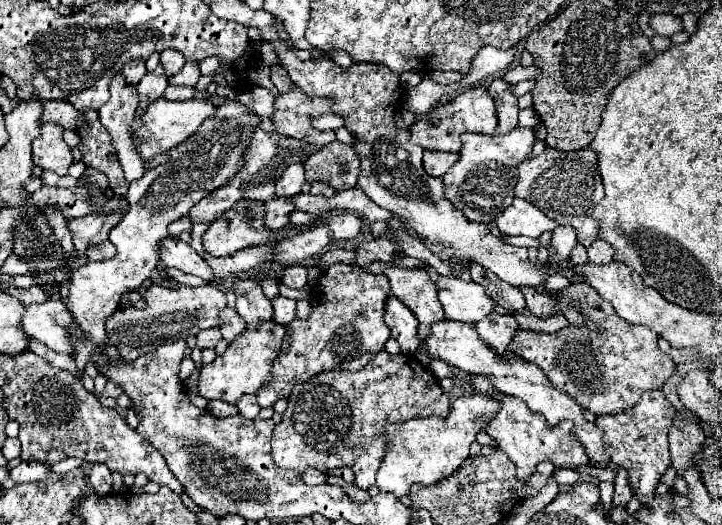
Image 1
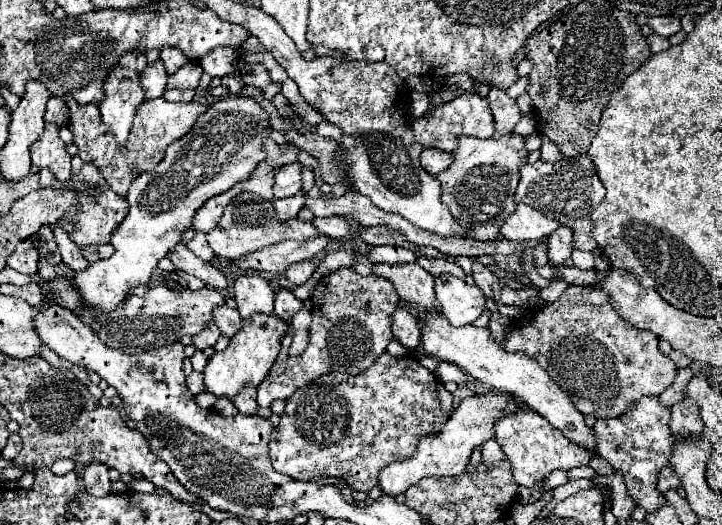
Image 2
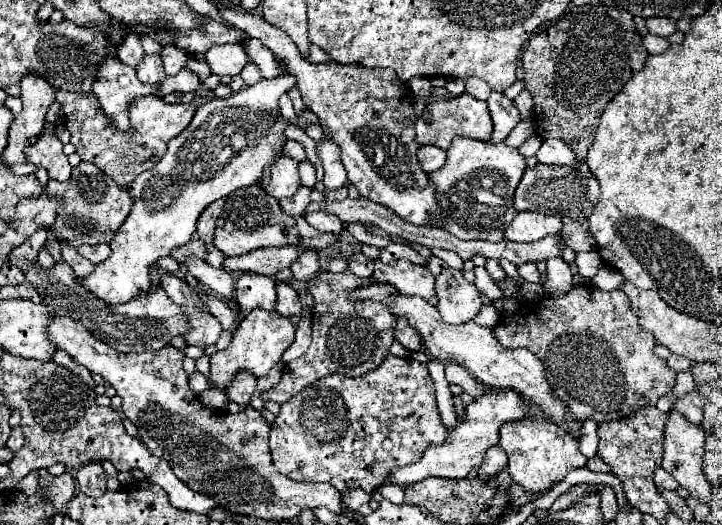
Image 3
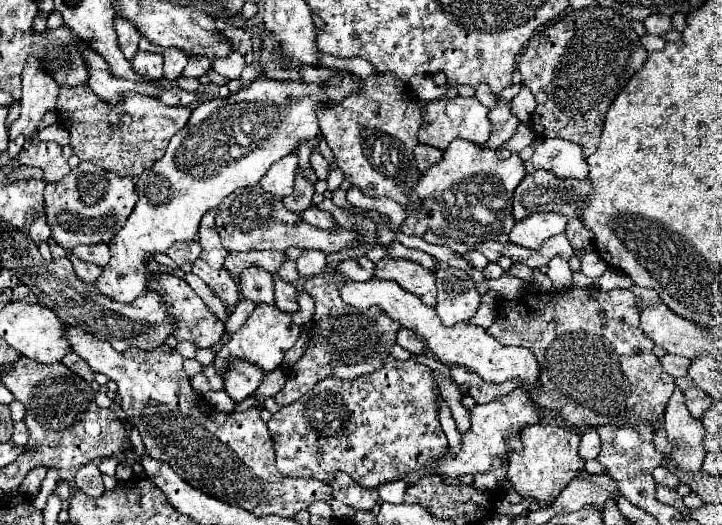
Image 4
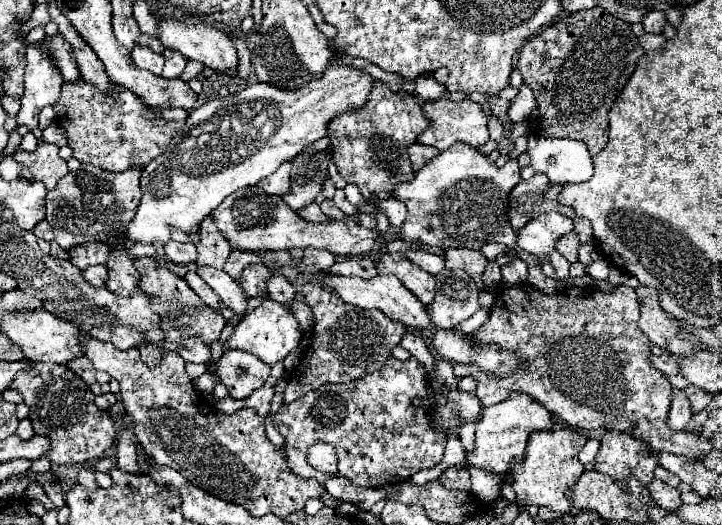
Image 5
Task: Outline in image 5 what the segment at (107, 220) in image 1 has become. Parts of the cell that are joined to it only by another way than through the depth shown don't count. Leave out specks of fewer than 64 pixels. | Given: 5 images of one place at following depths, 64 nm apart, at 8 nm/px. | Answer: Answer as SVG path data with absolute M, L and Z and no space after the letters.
M82 164L76 172L68 172L54 190L46 194L46 220L54 228L56 242L62 248L72 248L86 242L106 242L112 236L122 234L142 198L140 190L142 170L130 168L126 172L108 172L96 166Z

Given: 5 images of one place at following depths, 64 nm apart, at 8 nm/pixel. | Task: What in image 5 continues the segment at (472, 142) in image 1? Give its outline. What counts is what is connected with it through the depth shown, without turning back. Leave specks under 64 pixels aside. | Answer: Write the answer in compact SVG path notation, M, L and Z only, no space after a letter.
M458 142L418 170L414 180L392 190L392 198L404 202L408 208L408 216L402 224L402 238L406 242L424 242L442 250L480 250L488 242L516 248L516 234L508 222L508 196L516 182L520 182L520 166L516 160L508 160L498 168L478 150Z

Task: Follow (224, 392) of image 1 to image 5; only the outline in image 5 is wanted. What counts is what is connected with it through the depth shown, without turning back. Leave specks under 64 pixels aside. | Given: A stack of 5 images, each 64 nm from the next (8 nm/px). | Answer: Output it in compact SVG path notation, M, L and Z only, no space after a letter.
M264 298L264 302L258 308L254 308L250 314L246 314L242 322L234 328L232 336L224 344L224 350L240 348L240 350L252 352L254 356L262 358L266 364L274 366L276 362L284 360L292 350L298 348L300 338L302 338L302 328L298 320L292 316L292 310L284 304L276 304L274 300Z

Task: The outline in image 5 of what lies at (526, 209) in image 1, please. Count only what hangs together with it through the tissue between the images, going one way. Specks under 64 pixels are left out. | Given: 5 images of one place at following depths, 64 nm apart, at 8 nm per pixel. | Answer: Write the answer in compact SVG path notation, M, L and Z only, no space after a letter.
M548 212L540 214L538 218L530 220L528 226L524 226L516 238L518 248L530 252L530 254L540 254L550 258L552 266L556 268L558 278L568 278L570 262L556 250L556 242L570 234L574 230L574 222L558 212Z

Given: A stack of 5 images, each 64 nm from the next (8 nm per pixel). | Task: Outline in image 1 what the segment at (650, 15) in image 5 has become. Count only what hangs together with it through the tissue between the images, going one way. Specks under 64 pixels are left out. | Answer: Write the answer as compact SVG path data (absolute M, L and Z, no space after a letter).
M656 14L650 18L650 26L660 36L672 36L676 32L682 32L682 20L672 14Z

